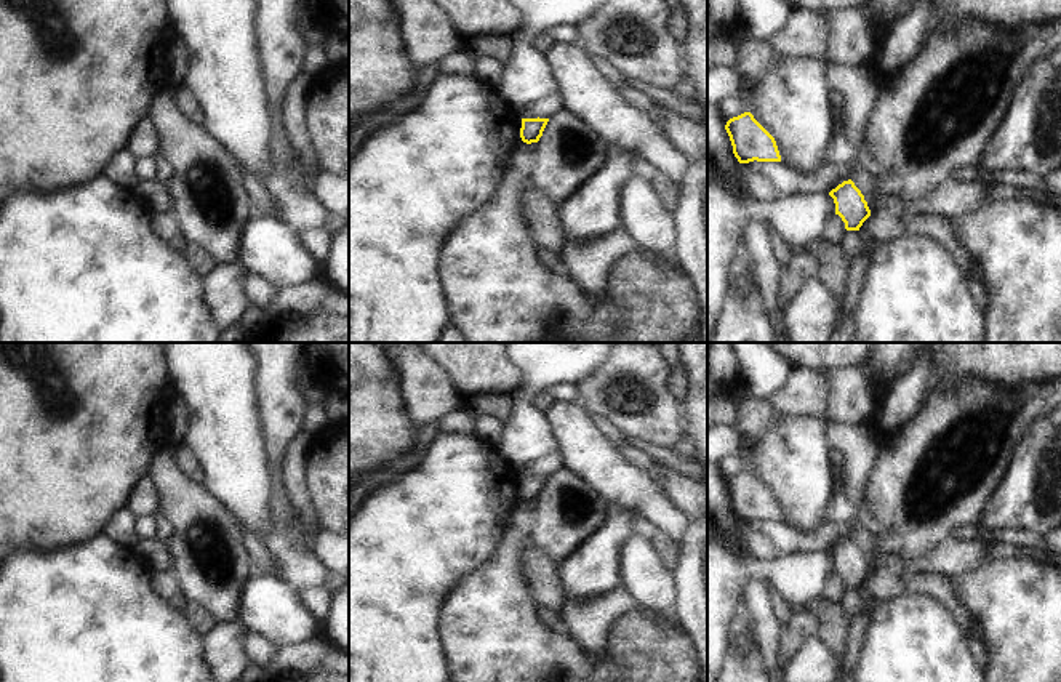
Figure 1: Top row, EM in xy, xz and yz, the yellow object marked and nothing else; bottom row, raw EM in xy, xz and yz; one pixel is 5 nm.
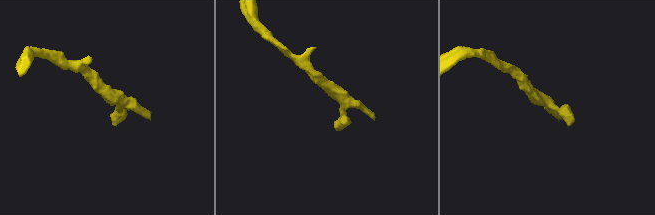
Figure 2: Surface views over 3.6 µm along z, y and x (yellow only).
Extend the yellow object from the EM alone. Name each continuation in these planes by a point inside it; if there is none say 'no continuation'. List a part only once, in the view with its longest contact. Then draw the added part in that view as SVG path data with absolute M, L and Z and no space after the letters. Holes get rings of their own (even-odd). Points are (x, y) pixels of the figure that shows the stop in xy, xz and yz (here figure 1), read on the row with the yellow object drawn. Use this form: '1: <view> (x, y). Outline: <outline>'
no continuation.

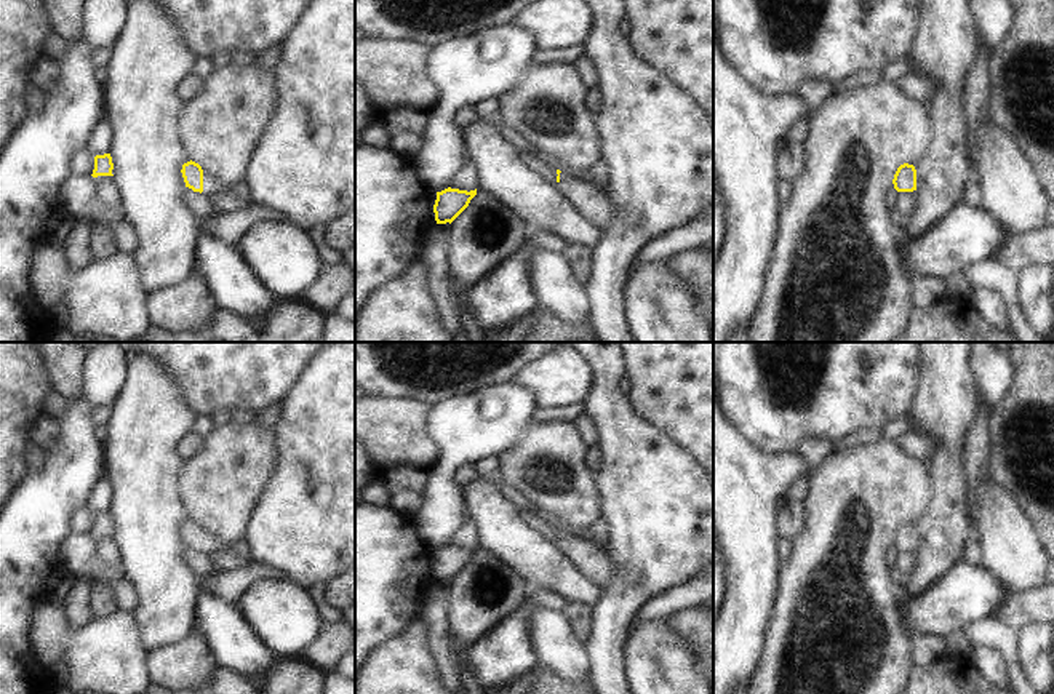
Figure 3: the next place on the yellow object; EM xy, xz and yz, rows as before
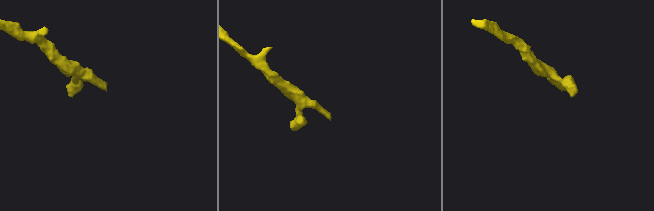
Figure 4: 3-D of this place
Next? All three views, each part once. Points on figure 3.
1: xy (210, 186). Outline: M203 174L203 192L202 193L205 197L210 197L210 195L218 193L218 192L221 192L219 184L213 177Z

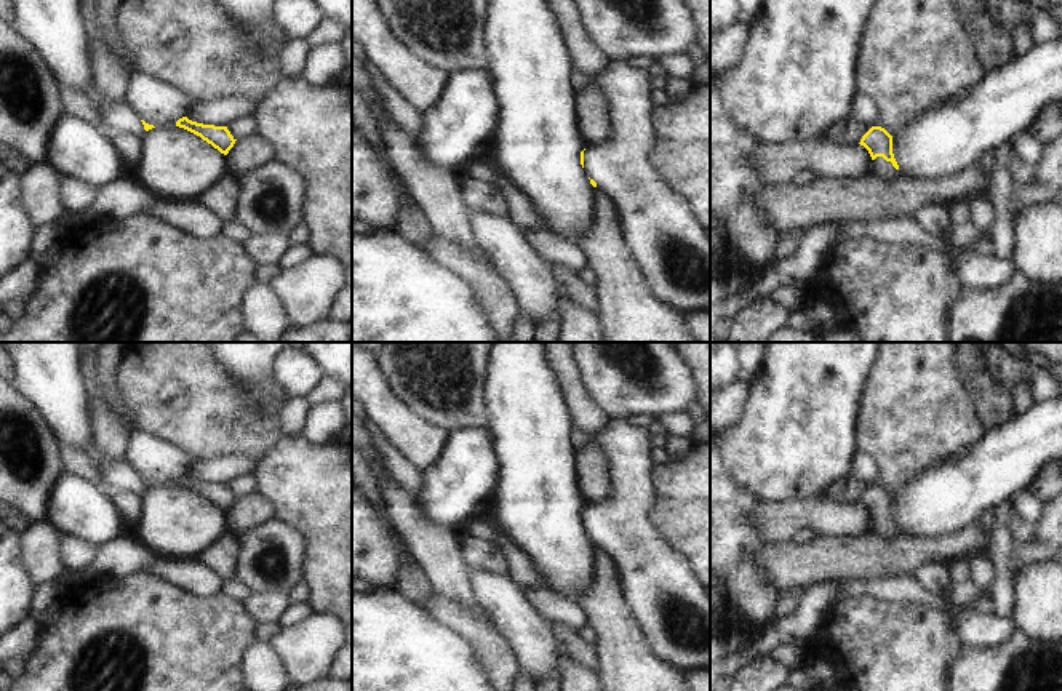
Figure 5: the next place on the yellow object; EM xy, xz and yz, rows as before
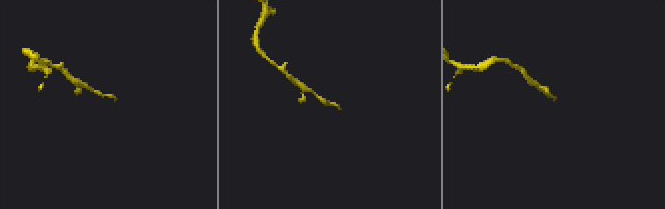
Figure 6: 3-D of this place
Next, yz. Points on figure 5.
1: yz (885, 170). Outline: M883 157L873 160L873 173L883 181L899 181L902 173L892 166L891 162L886 162Z

